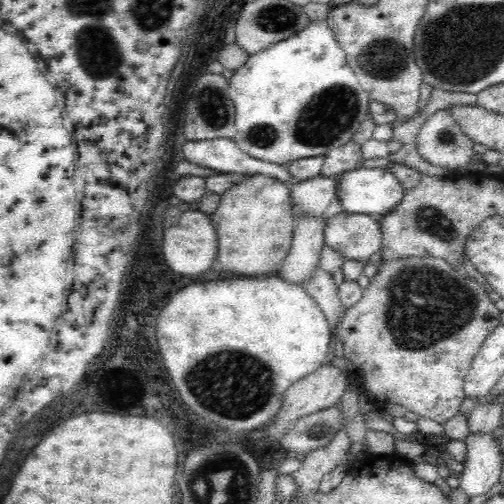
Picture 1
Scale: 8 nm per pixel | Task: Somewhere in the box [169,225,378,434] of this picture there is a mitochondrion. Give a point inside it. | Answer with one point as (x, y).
(233, 385)

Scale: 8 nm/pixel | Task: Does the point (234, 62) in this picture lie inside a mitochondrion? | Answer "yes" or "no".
no

